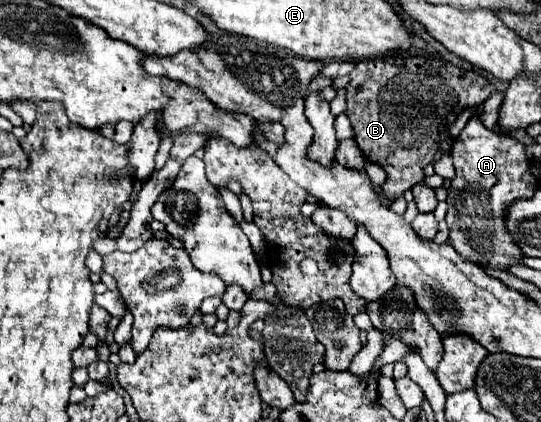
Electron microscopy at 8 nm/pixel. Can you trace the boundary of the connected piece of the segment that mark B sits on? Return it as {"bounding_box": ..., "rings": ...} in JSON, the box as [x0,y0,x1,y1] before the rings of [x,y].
{"bounding_box":[346,55,494,201],"rings":[[[390,55],[382,59],[358,61],[350,73],[350,83],[346,85],[346,101],[354,141],[362,149],[364,157],[386,171],[386,181],[380,185],[382,193],[394,201],[410,191],[414,185],[424,181],[424,167],[434,161],[434,155],[442,139],[450,137],[450,125],[456,117],[474,105],[482,105],[494,91],[494,85],[480,73],[460,69],[444,59],[432,57],[410,57],[410,55]]]}

